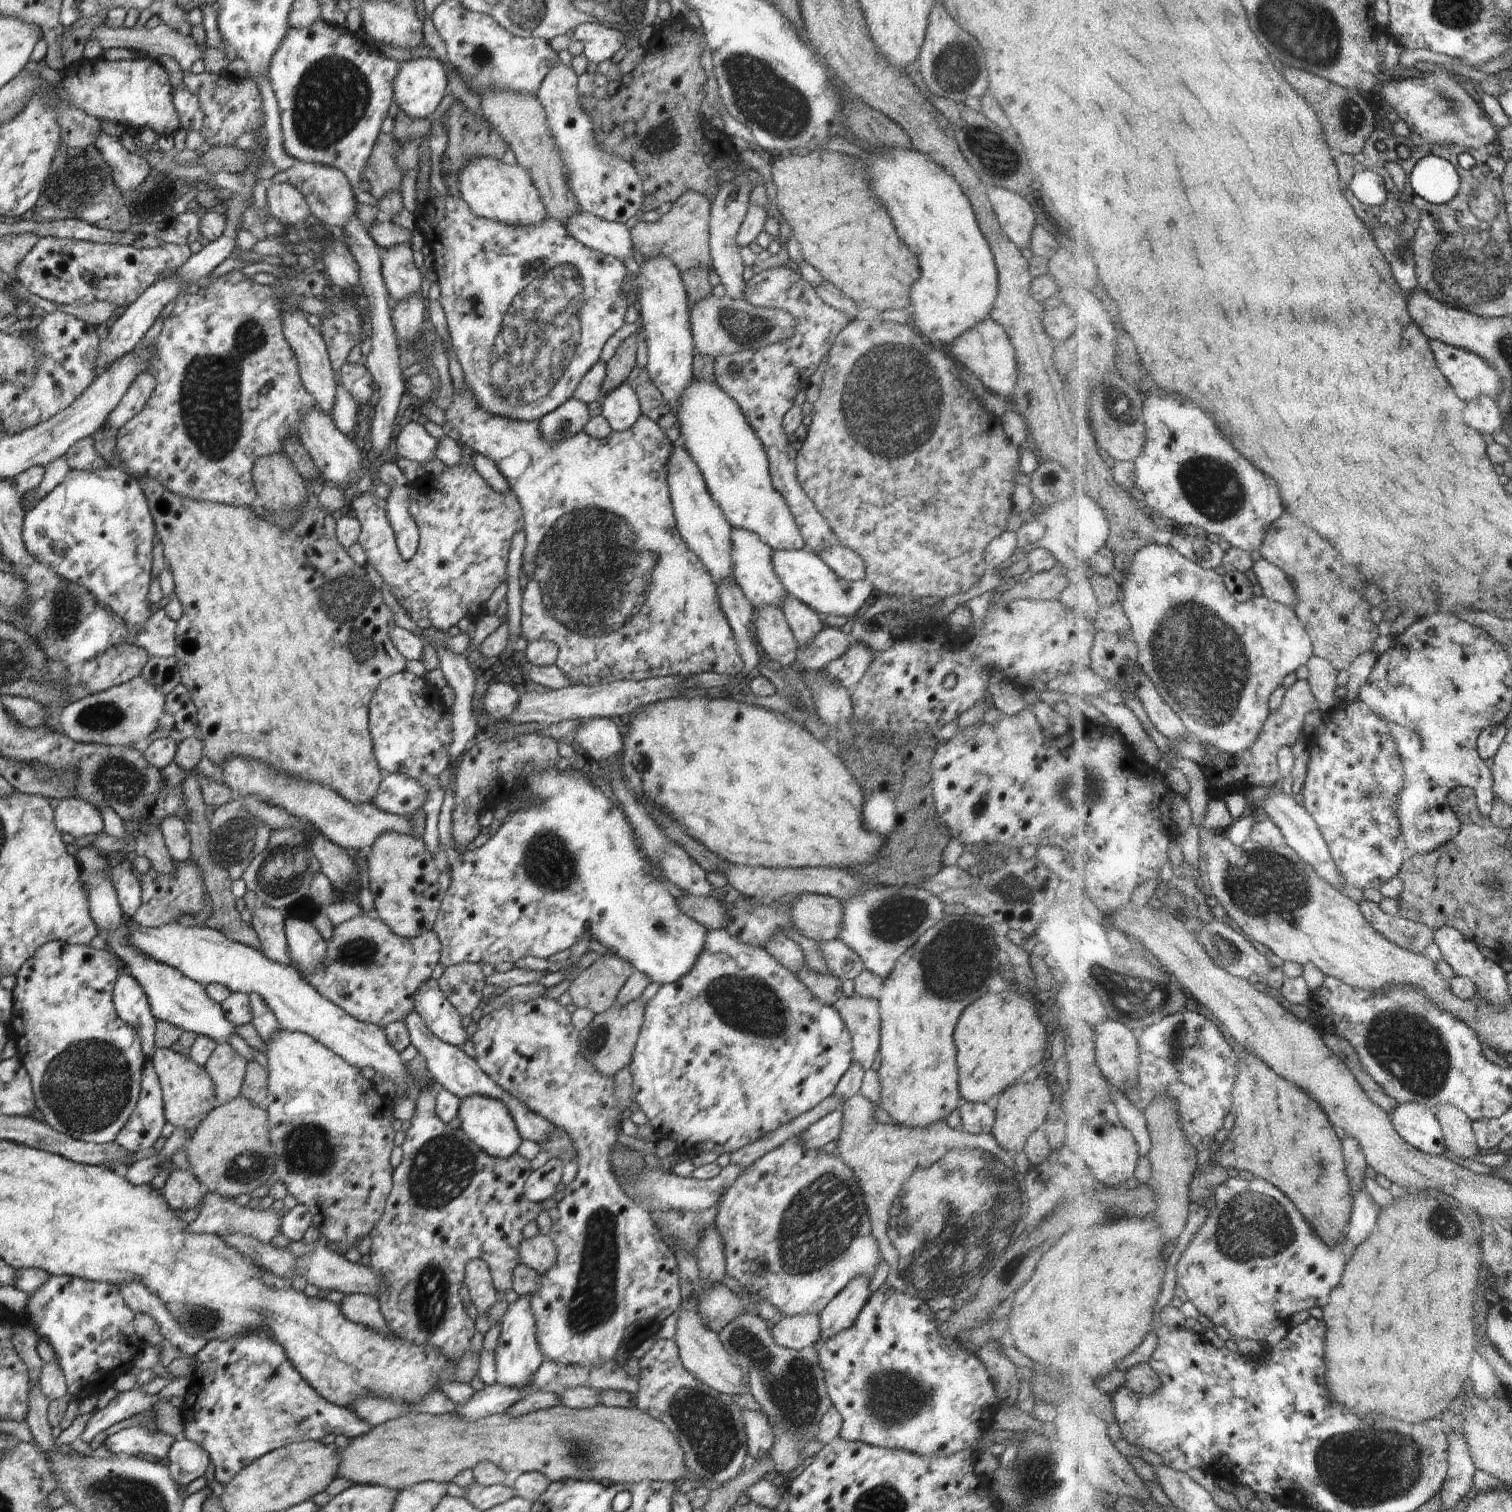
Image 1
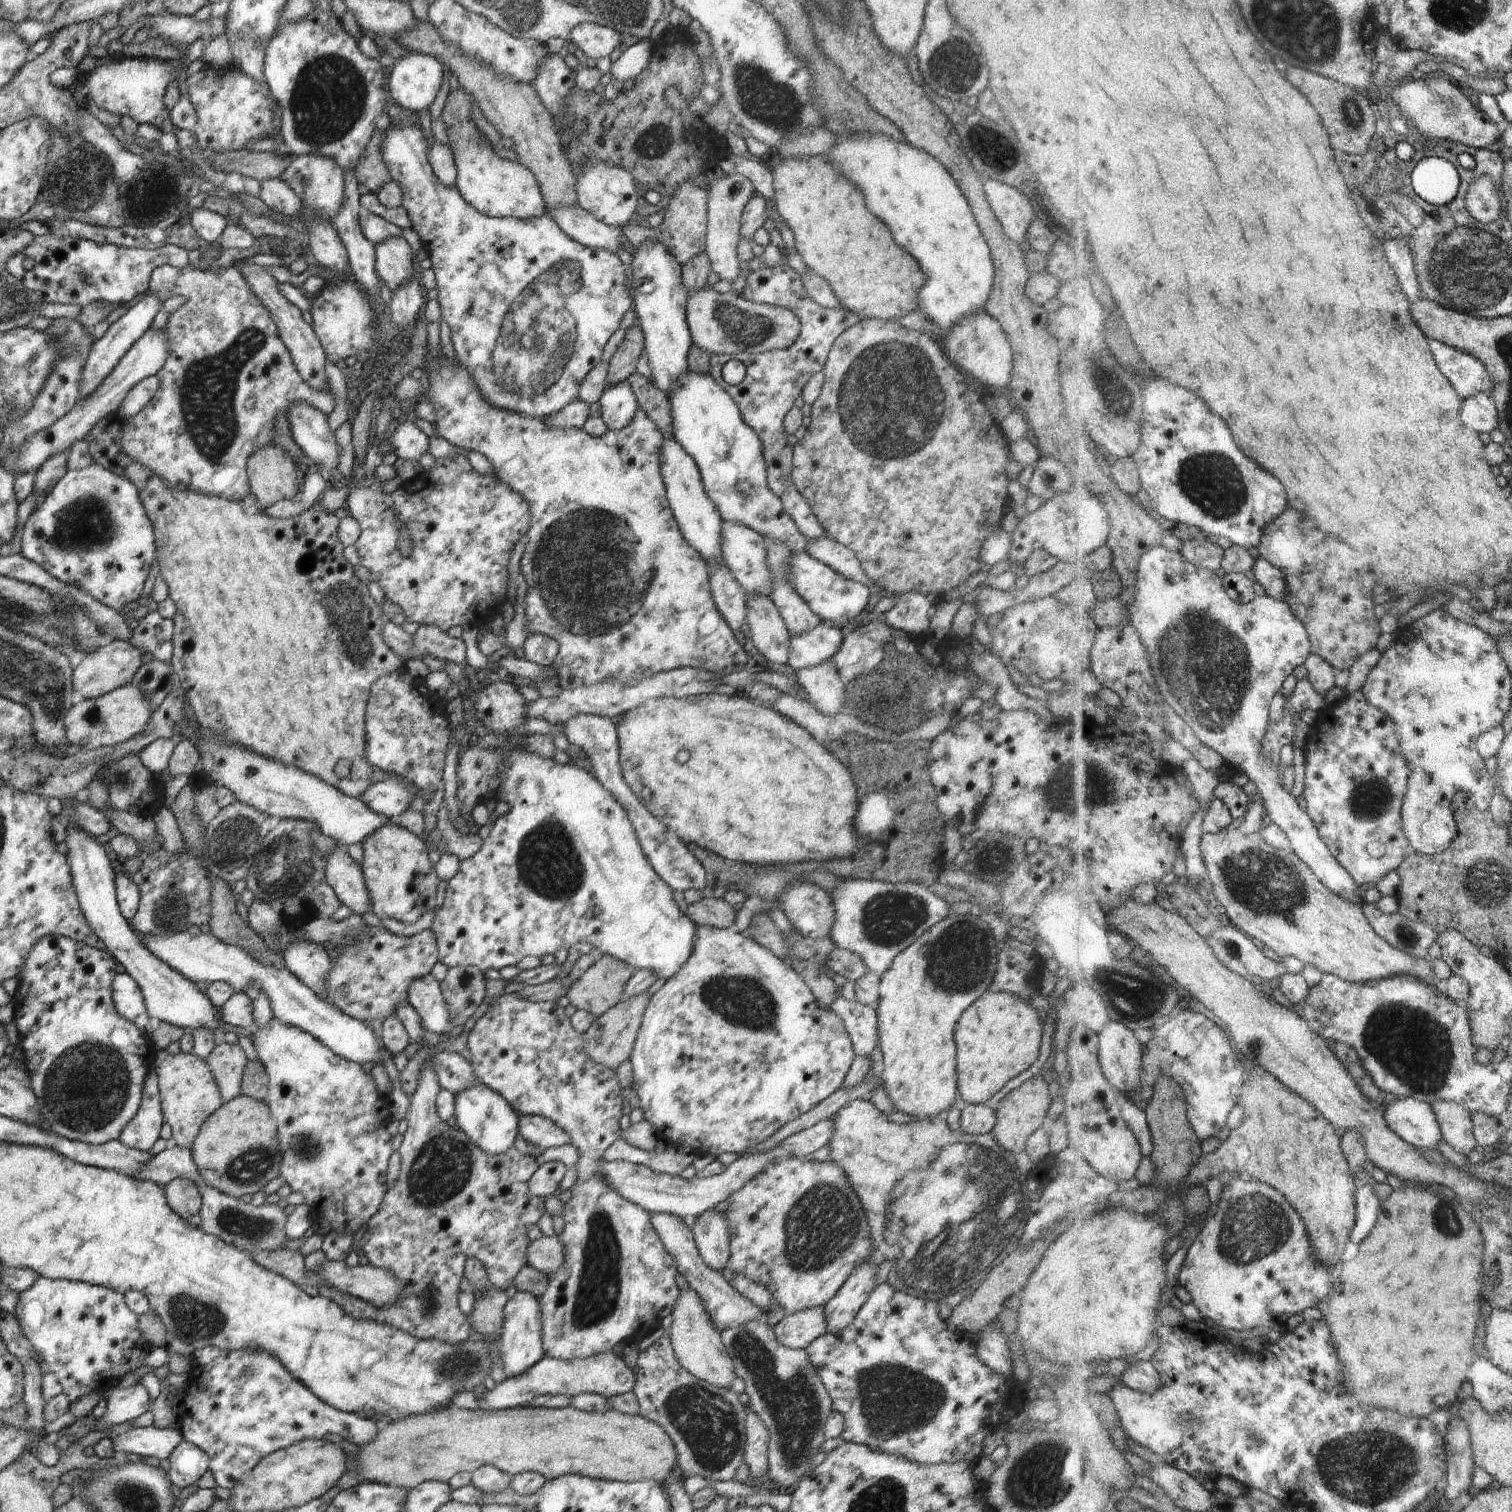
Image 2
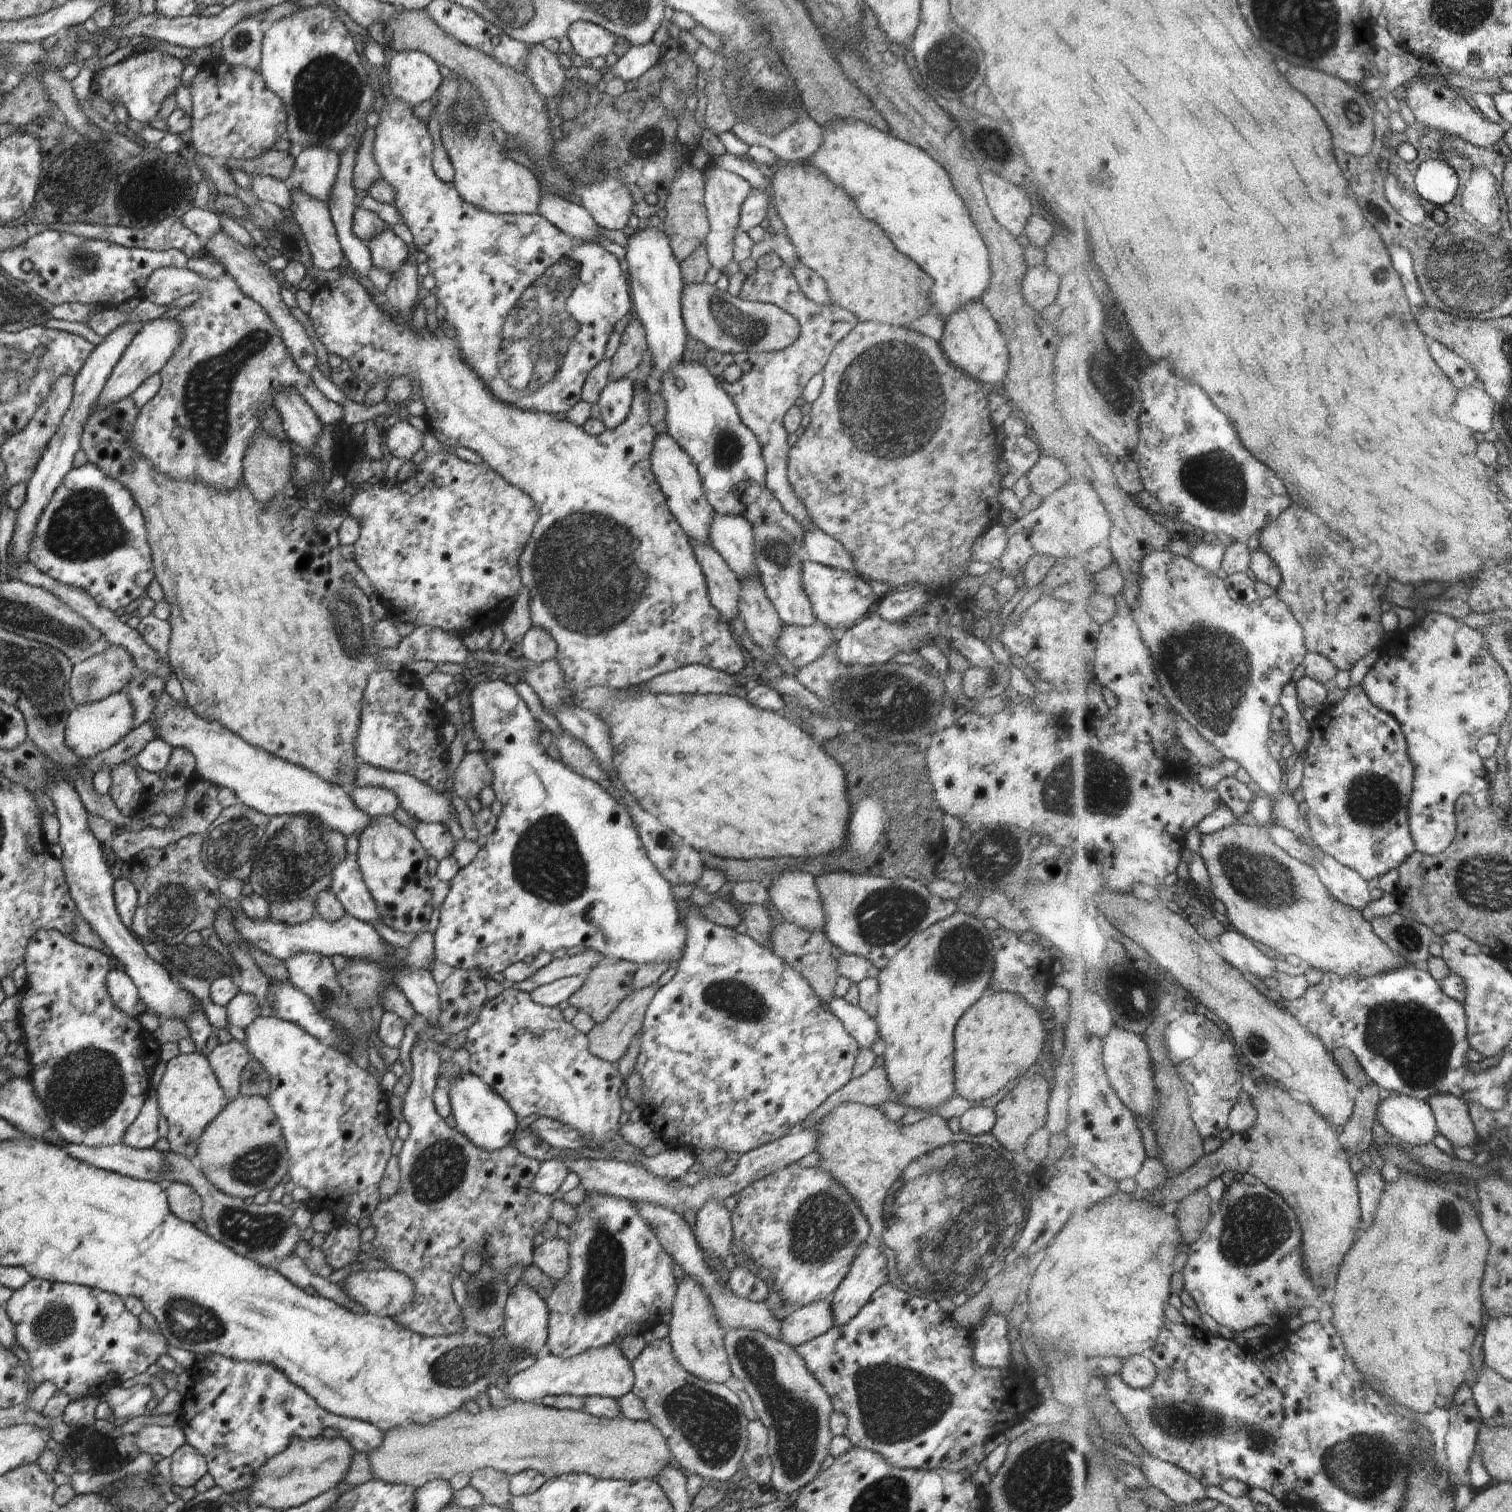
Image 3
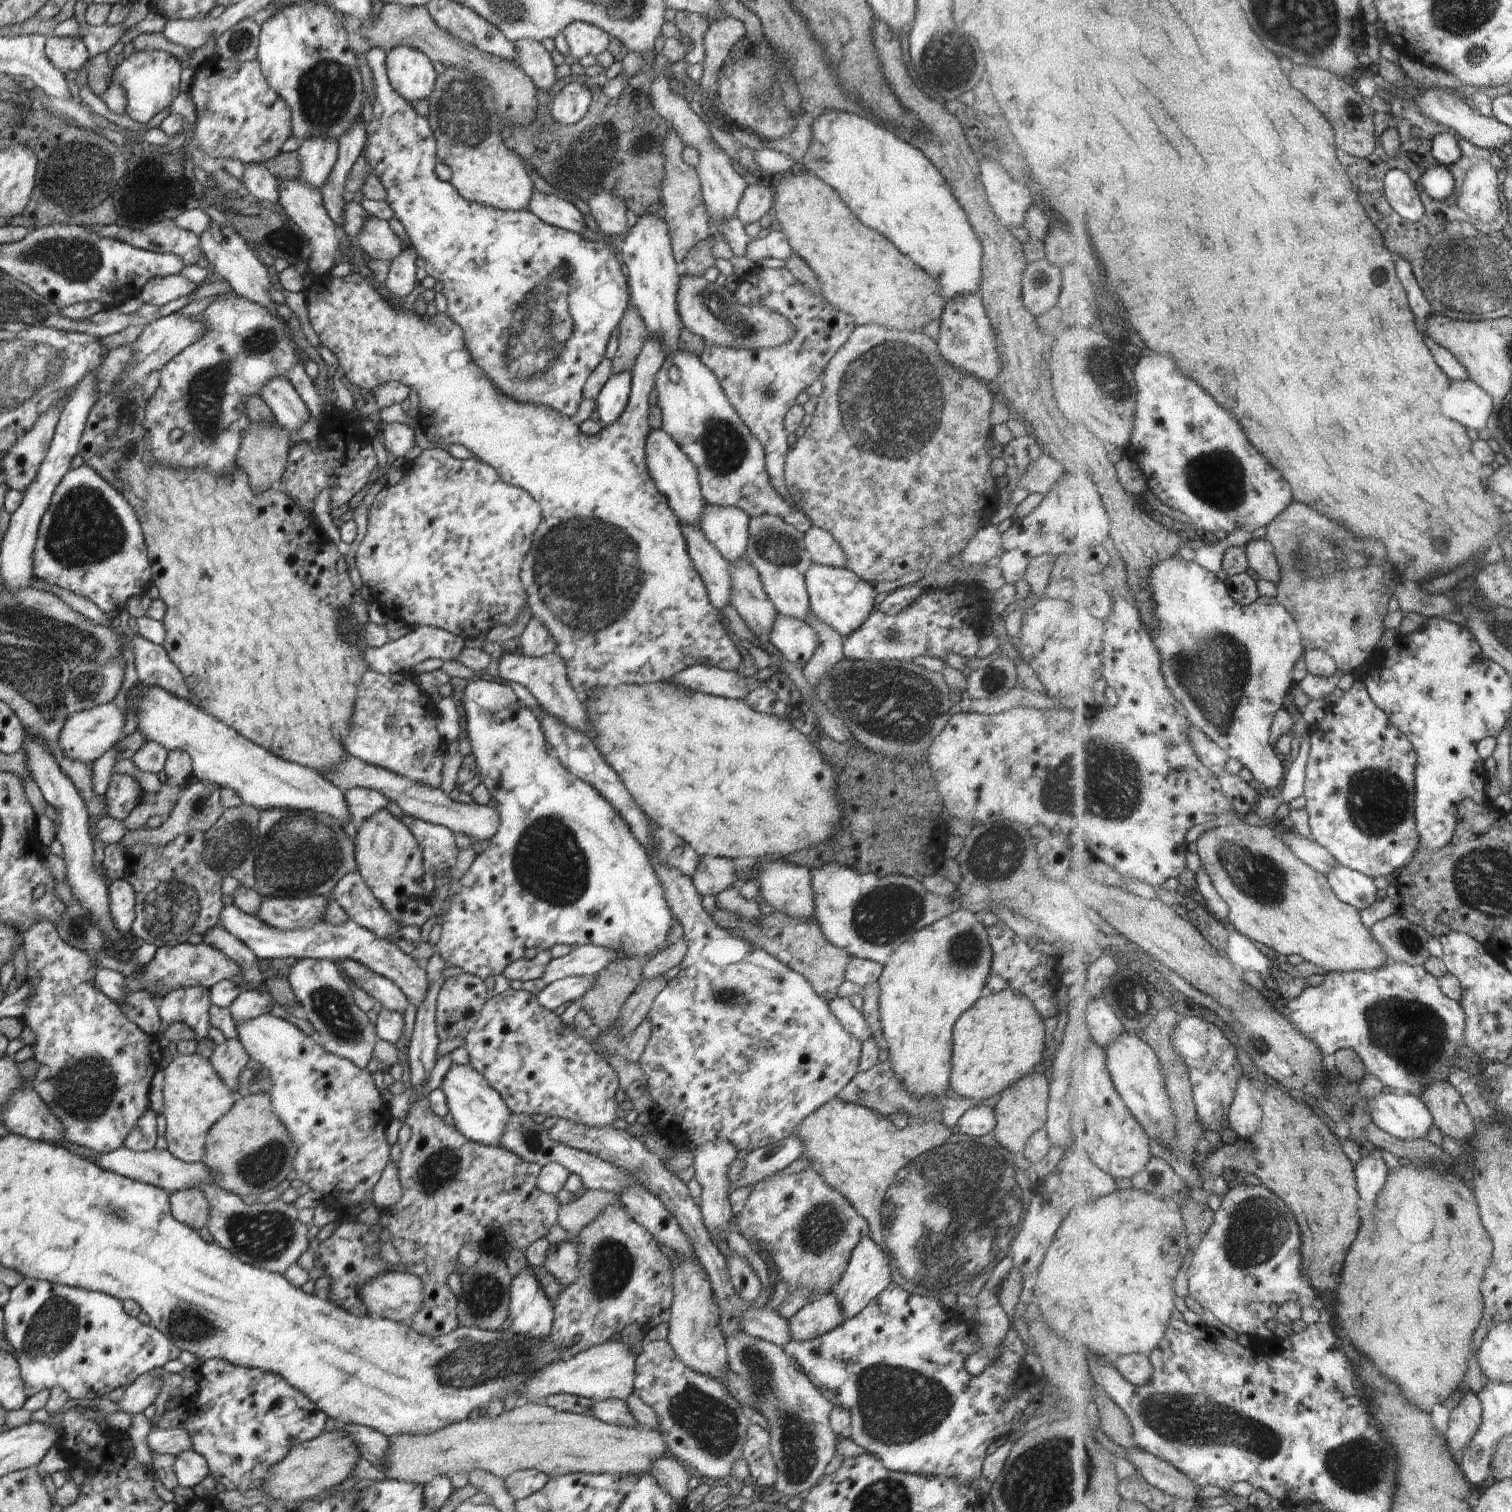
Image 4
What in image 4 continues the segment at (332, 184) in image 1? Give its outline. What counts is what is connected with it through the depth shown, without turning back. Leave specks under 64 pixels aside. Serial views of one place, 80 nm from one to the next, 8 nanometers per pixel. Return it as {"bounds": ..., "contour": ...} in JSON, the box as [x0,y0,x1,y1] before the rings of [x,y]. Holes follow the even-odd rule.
{"bounds":[298,137,338,191],"contour":[[[328,137],[305,138],[298,150],[301,162],[302,174],[299,176],[302,182],[312,185],[319,191],[337,159],[338,142]]]}

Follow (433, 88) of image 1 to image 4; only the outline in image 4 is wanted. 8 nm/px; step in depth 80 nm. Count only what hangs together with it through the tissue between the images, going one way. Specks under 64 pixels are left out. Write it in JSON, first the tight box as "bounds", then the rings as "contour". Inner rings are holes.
{"bounds":[385,46,438,103],"contour":[[[397,46],[386,53],[385,63],[391,87],[409,103],[427,98],[433,91],[438,74],[420,50]]]}

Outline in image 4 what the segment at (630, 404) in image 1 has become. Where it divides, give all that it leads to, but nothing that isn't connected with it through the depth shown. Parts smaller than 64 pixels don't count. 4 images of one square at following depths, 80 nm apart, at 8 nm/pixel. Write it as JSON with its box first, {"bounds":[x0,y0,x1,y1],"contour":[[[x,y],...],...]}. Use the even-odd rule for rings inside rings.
{"bounds":[595,371,631,425],"contour":[[[631,371],[614,373],[610,375],[602,390],[598,393],[595,404],[598,408],[599,420],[605,425],[613,425],[620,419],[630,398],[631,384]]]}

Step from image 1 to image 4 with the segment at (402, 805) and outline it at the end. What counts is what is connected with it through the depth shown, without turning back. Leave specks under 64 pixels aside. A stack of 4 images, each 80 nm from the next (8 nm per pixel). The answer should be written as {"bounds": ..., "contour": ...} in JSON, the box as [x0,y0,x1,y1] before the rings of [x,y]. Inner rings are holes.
{"bounds":[344,787,388,822],"contour":[[[354,787],[344,792],[345,805],[356,822],[368,818],[379,810],[386,809],[388,798],[377,790]]]}

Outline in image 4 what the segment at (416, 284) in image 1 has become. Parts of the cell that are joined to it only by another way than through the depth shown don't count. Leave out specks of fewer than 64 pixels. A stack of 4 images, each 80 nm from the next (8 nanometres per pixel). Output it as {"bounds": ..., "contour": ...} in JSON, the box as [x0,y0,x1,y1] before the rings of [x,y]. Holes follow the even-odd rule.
{"bounds":[355,217,404,262],"contour":[[[376,217],[364,221],[355,242],[368,259],[376,258],[390,262],[404,248],[400,238],[390,229],[388,221]]]}

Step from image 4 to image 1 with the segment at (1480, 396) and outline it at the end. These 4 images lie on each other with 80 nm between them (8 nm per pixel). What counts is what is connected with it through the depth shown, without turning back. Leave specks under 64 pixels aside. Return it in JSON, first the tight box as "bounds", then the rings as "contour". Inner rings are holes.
{"bounds":[1467,396,1504,434],"contour":[[[1483,396],[1476,399],[1476,402],[1470,401],[1467,408],[1468,424],[1474,426],[1480,432],[1488,432],[1488,434],[1496,434],[1500,430],[1504,430],[1504,415],[1500,408],[1499,402],[1489,396]]]}

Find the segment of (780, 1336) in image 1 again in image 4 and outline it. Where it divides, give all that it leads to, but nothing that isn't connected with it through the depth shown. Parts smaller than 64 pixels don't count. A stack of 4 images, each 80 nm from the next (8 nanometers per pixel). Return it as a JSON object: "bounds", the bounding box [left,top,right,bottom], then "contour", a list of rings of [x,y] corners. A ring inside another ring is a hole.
{"bounds":[787,1292,845,1341],"contour":[[[830,1292],[810,1300],[787,1323],[794,1341],[807,1341],[834,1330],[845,1320],[841,1302]]]}

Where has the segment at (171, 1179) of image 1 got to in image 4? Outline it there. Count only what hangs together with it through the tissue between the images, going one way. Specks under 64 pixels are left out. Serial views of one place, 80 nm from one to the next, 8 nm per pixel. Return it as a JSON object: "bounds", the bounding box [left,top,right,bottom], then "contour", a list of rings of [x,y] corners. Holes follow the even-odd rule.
{"bounds":[170,1189,209,1230],"contour":[[[196,1189],[176,1191],[170,1195],[172,1216],[182,1224],[200,1230],[209,1219],[209,1202],[203,1192]]]}

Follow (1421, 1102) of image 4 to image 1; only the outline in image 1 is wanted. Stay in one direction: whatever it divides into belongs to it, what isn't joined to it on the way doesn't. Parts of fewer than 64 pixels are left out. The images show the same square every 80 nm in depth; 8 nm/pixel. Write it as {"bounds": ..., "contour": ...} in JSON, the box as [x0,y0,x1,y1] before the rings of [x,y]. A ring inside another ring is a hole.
{"bounds":[1392,1102,1449,1155],"contour":[[[1419,1102],[1399,1105],[1392,1118],[1396,1130],[1419,1150],[1433,1155],[1443,1155],[1449,1150],[1443,1123],[1431,1105]]]}

